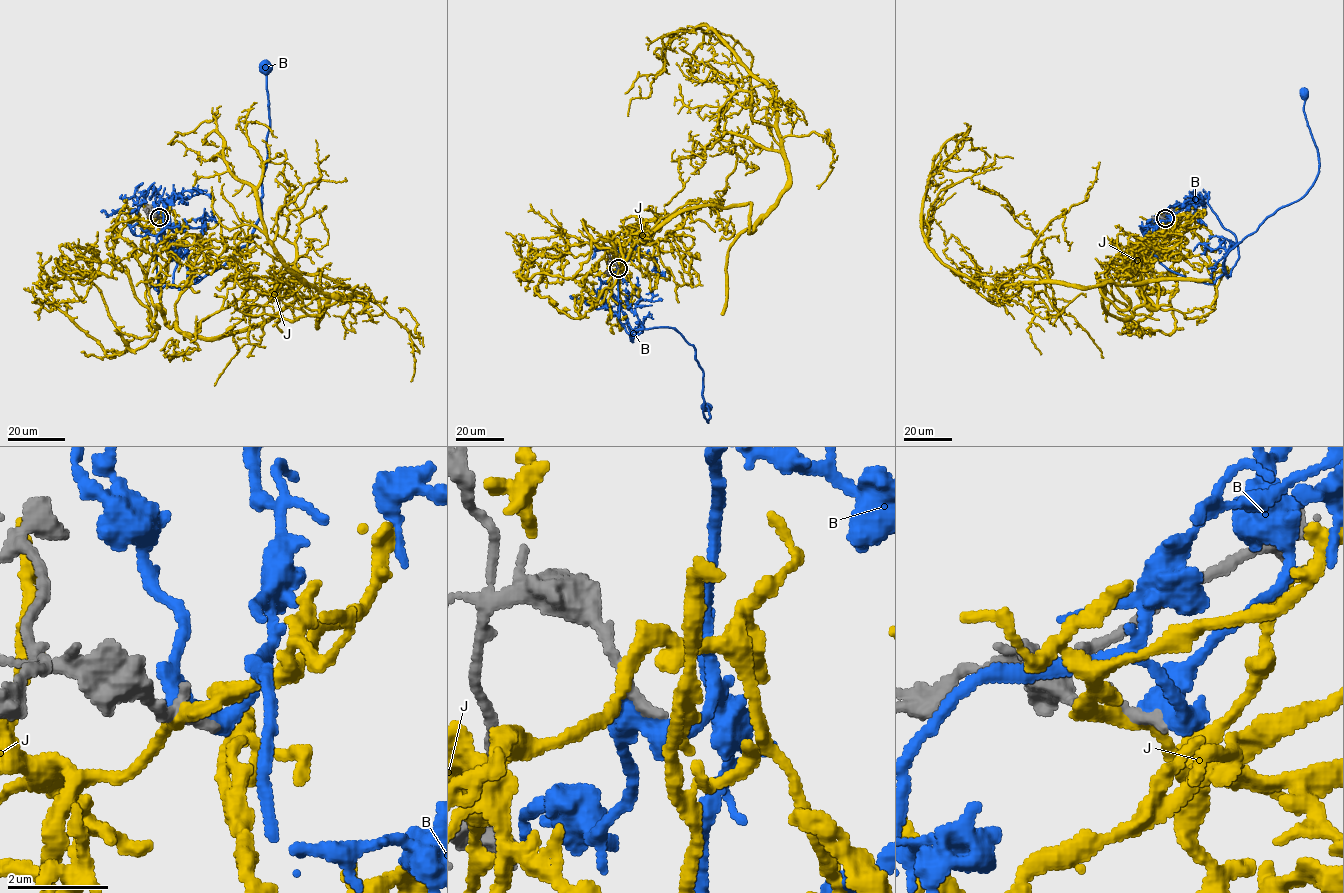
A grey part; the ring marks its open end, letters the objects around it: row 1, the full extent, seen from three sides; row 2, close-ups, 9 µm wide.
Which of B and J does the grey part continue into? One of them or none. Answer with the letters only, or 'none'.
B

